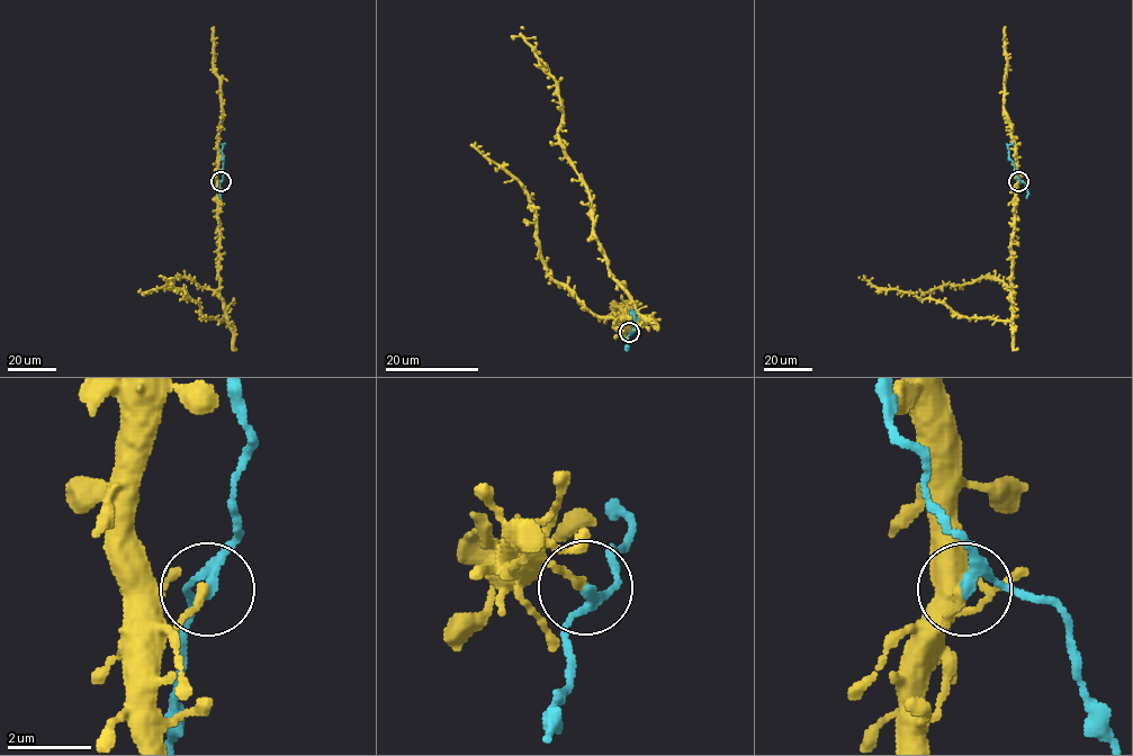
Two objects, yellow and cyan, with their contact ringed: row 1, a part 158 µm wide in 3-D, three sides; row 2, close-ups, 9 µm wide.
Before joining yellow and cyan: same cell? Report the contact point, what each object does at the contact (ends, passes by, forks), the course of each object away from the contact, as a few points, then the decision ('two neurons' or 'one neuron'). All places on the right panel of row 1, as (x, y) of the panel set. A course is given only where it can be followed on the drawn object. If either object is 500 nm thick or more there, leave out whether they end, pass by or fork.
place (1018, 181); yellow ends; cyan passes by; course yellow (1018, 181), (1010, 245), (1009, 320), (958, 316), (943, 303), (874, 287), (863, 276); course cyan (1018, 181), (1007, 147), (1013, 143); one neuron

